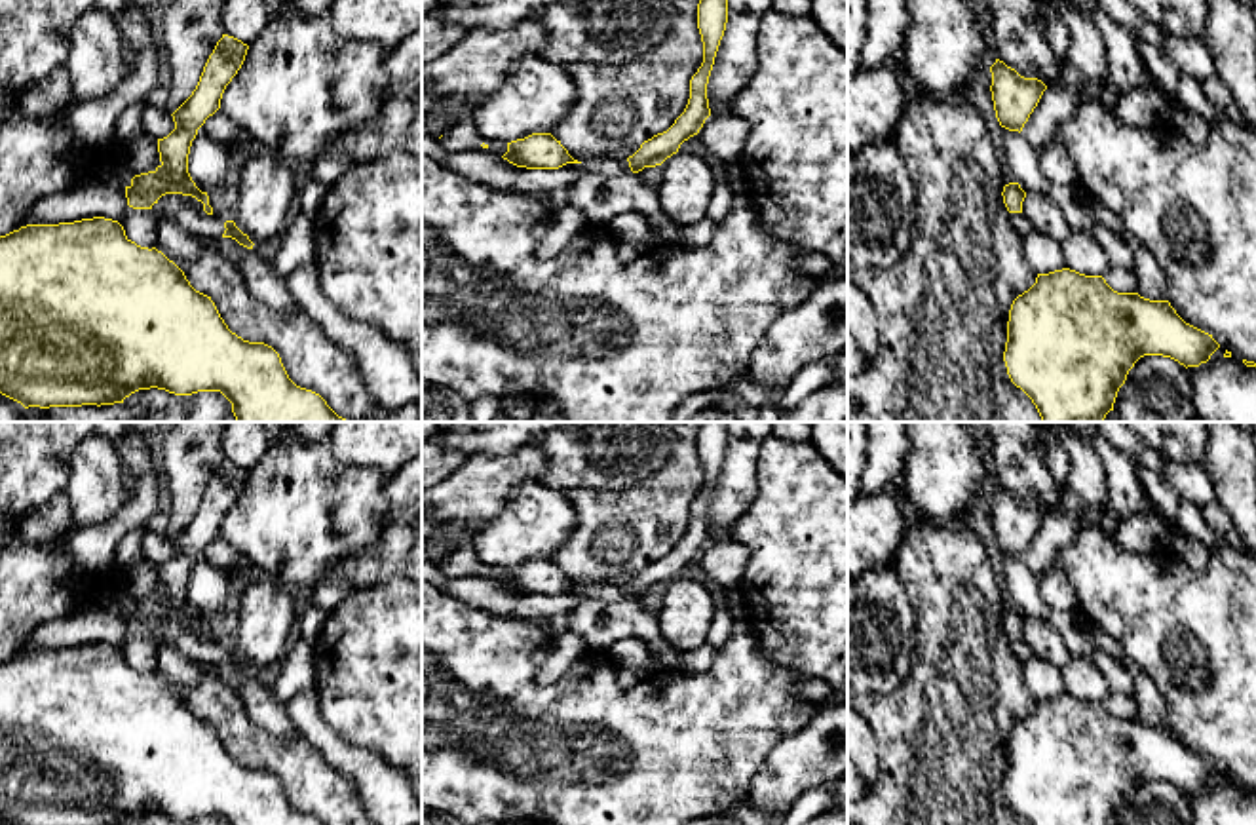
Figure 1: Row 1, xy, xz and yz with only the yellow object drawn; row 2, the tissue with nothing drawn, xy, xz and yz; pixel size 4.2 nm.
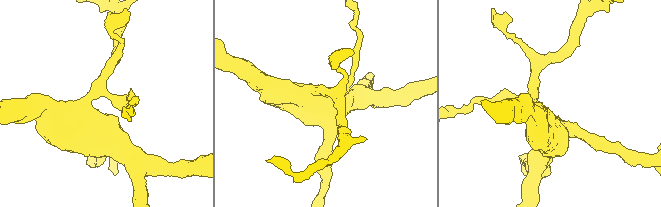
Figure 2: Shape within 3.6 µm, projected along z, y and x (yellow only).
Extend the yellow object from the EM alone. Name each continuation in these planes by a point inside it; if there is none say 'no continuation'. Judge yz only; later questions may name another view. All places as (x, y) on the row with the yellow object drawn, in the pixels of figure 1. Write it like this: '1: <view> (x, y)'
no continuation

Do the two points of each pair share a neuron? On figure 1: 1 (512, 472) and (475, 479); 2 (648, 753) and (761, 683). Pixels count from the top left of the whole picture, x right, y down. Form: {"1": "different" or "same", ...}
{"1": "same", "2": "same"}

